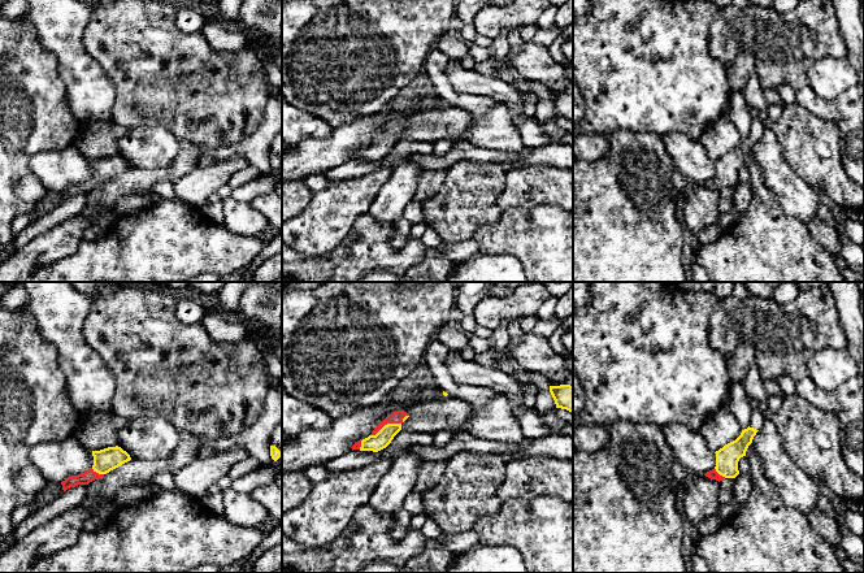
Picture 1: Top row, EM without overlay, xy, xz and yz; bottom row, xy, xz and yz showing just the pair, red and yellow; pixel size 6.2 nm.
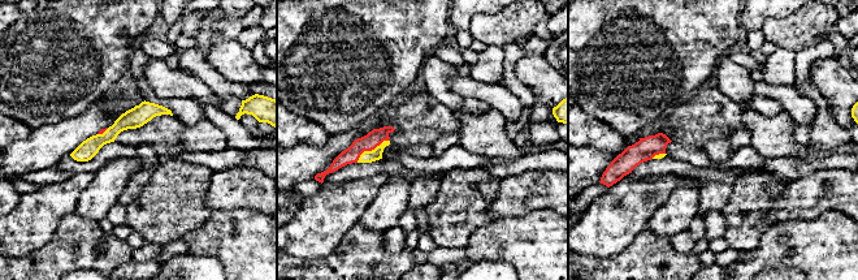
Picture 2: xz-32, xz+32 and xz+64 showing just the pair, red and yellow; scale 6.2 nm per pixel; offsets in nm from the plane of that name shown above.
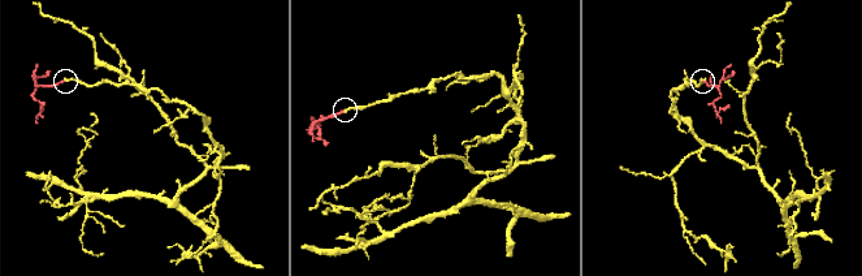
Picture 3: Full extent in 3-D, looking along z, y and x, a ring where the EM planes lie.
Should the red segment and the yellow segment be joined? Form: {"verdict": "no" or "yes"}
{"verdict": "yes"}

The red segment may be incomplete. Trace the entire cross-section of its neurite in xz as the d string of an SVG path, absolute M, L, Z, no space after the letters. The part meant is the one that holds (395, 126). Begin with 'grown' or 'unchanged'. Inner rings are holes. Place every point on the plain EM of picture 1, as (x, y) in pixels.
grown | M404 120L392 121L387 127L378 133L368 147L356 151L352 155L352 159L378 161L386 157L401 139L401 133L408 126L409 123Z

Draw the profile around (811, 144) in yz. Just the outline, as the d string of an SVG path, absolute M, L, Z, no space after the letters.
M798 103L785 105L777 121L767 120L765 127L774 133L789 165L813 188L824 191L838 207L846 210L864 208L864 188L851 181L839 156L839 127L835 122L820 118Z

